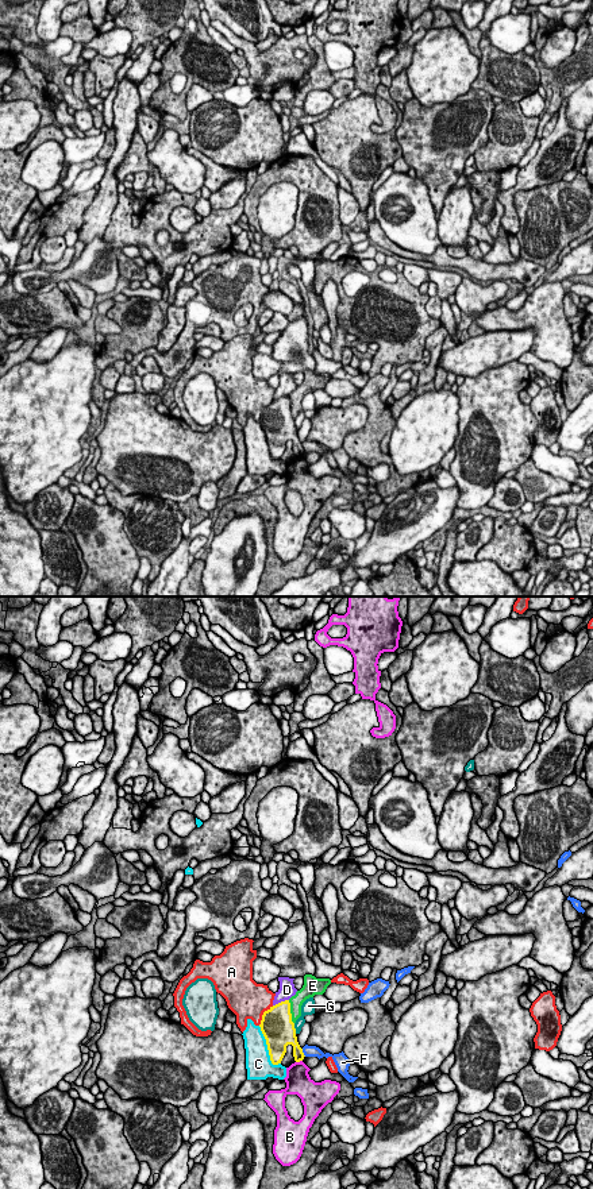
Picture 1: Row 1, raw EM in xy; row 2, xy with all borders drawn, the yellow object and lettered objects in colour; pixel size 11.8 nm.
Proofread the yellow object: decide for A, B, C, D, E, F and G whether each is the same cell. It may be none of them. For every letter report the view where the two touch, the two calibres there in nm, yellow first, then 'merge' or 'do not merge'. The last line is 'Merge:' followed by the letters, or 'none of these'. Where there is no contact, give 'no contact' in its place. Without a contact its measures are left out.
A: meets yellow in xy; 380 nm thick on the yellow side, 440 nm on the other; do not merge
B: meets yellow in xy; 130 nm thick on the yellow side, 300 nm on the other; do not merge
C: meets yellow in xy; 380 nm thick on the yellow side, 300 nm on the other; do not merge
D: meets yellow in xy; 360 nm thick on the yellow side, 190 nm on the other; do not merge
E: meets yellow in xy; 380 nm thick on the yellow side, 160 nm on the other; do not merge
F: meets yellow in xy; 160 nm thick on the yellow side, 130 nm on the other; do not merge
G: meets yellow in xy; 380 nm thick on the yellow side, 100 nm on the other; do not merge
Merge: none of these

